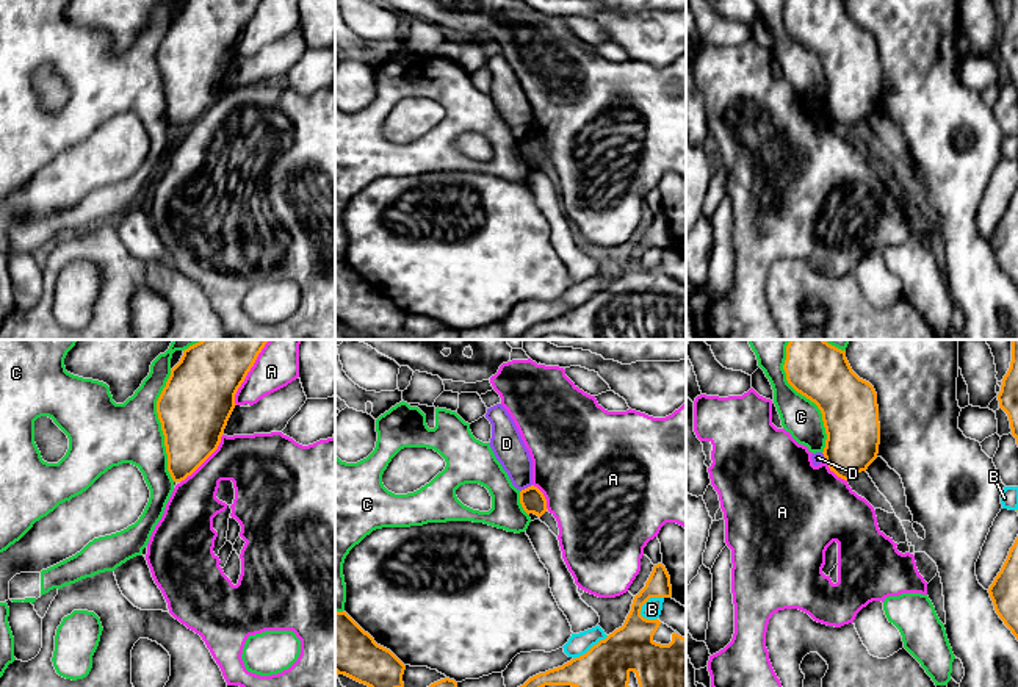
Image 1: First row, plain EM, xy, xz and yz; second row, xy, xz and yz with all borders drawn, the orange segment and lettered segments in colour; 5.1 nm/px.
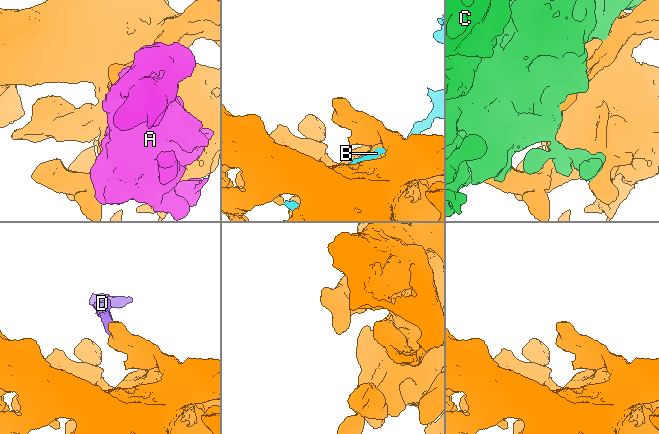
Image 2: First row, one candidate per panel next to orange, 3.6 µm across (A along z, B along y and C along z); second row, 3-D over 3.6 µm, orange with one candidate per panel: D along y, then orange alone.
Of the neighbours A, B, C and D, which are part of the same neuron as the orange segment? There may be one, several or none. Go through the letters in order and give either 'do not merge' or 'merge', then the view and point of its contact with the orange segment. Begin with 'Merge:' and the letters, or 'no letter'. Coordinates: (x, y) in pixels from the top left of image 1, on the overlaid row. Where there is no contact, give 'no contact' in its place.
Merge: no letter
A: do not merge; contact xy (248, 371)
B: do not merge; contact xz (649, 598)
C: do not merge; contact yz (805, 396)
D: do not merge; contact xz (525, 489)

